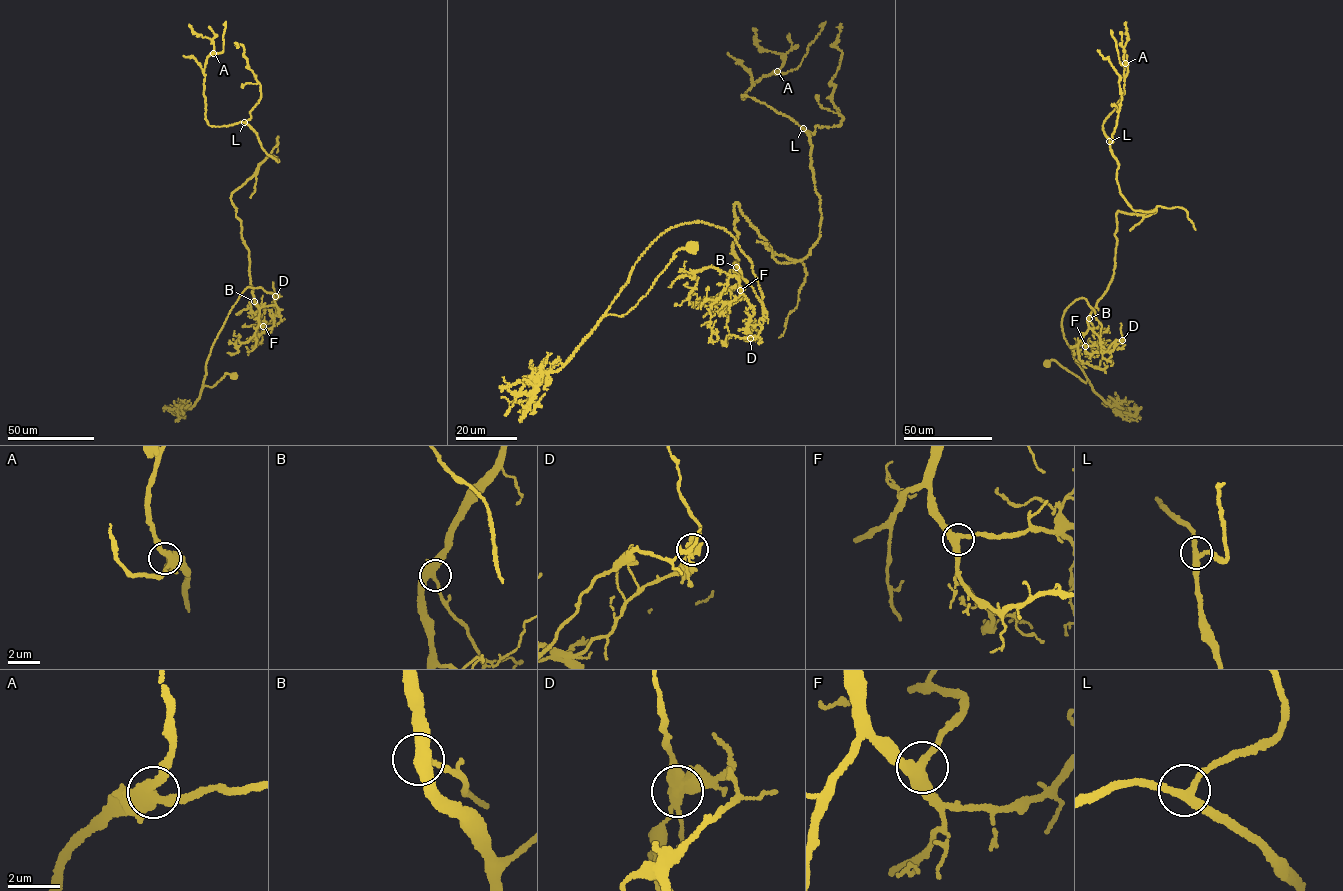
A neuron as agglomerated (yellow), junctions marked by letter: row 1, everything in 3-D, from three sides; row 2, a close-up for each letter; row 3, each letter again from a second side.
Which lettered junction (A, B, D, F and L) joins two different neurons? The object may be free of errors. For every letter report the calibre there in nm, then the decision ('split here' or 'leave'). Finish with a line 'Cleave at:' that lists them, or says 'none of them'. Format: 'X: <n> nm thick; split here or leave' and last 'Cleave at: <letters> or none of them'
A: 320 nm thick; leave
B: 400 nm thick; leave
D: 440 nm thick; split here
F: 400 nm thick; leave
L: 300 nm thick; leave
Cleave at: D

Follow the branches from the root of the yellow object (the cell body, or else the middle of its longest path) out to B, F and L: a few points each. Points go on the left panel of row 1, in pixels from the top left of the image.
B: (234, 376), (202, 387), (212, 344), (244, 289), (260, 287), (275, 304), (260, 308), (254, 301)
F: (234, 376), (202, 387), (212, 344), (247, 287), (273, 295), (274, 305), (259, 309), (263, 326)
L: (234, 376), (202, 387), (229, 312), (249, 286), (275, 304), (255, 303), (231, 195), (278, 161), (244, 122)

